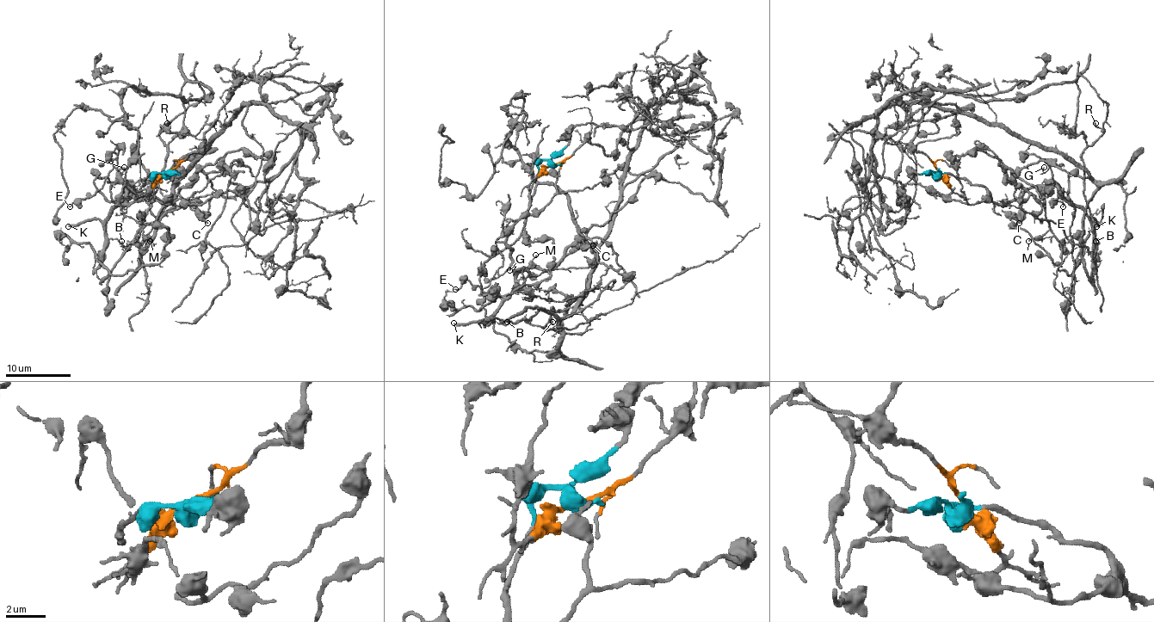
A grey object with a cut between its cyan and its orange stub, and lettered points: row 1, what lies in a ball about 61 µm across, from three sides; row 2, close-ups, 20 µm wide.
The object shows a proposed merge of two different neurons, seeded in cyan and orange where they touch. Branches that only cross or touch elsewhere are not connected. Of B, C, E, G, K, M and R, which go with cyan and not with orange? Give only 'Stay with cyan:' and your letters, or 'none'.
Stay with cyan: B, C, E, G, K, M, R

